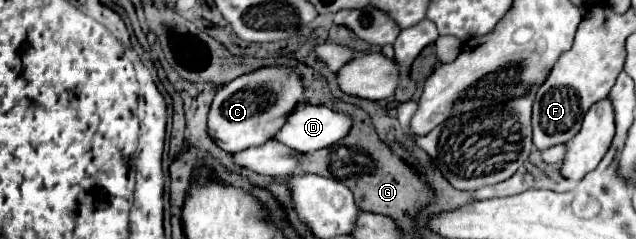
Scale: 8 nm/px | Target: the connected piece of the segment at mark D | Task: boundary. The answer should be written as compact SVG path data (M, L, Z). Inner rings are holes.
M300 104L296 106L292 118L288 118L280 134L276 134L276 140L304 154L340 142L350 130L352 130L350 114L332 110L328 106Z

